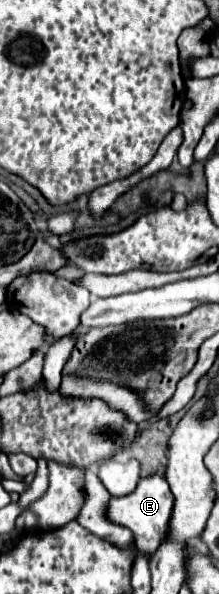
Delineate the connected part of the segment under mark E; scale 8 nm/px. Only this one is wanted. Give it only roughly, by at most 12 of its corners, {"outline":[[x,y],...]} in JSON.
{"outline":[[164,475],[112,497],[106,517],[128,527],[138,549],[166,537],[172,491]]}

